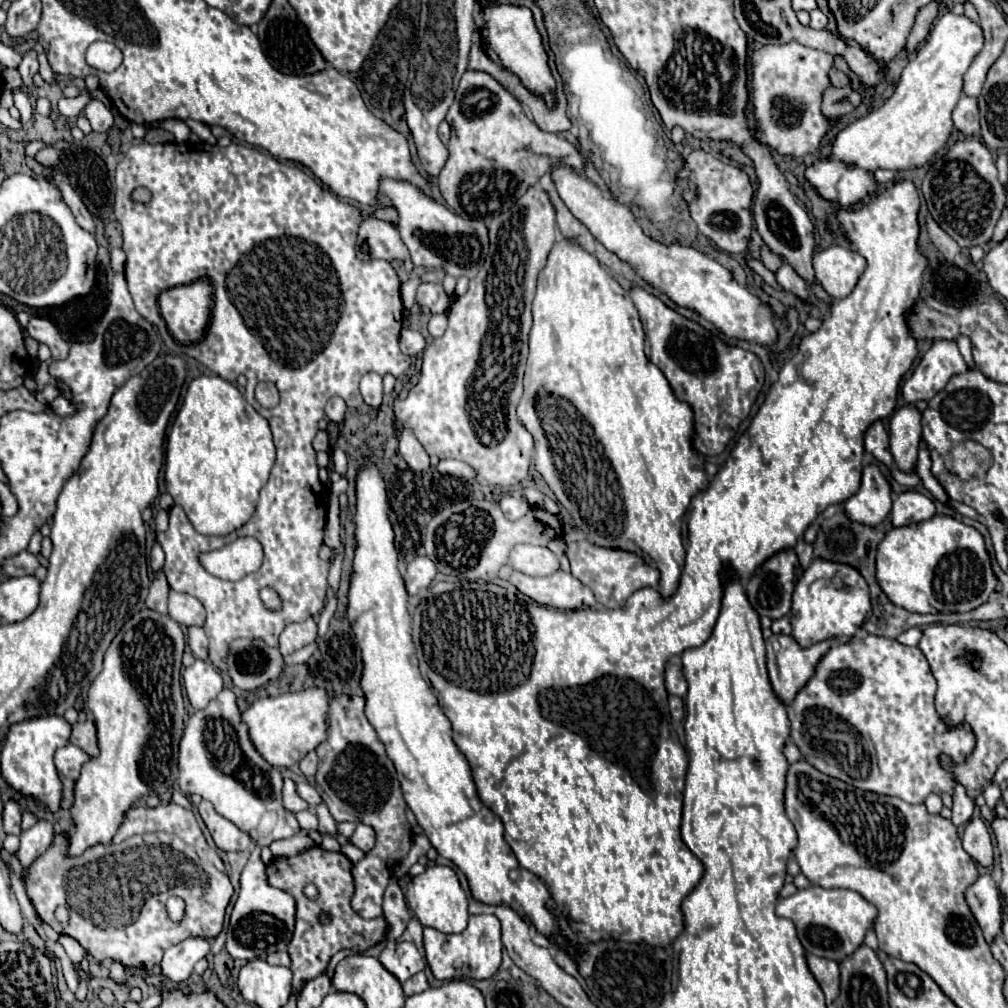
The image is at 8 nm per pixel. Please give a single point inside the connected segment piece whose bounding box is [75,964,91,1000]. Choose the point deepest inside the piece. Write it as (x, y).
(84, 978)

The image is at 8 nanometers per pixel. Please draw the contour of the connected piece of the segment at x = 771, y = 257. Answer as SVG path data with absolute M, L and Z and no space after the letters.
M765 244L761 246L761 262L763 262L771 272L777 272L777 270L781 268L781 264L783 264L783 262L781 262L781 258L777 258L775 254L771 254L771 252L769 252L769 248L767 248Z

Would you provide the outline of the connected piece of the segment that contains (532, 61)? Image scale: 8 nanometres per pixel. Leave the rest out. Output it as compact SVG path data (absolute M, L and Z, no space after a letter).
M485 6L483 8L483 30L487 36L489 48L499 56L503 66L517 74L521 82L533 90L535 94L543 96L549 106L553 106L553 90L555 90L555 80L551 76L551 70L547 66L547 54L541 46L541 34L535 28L533 16L527 8L517 8L517 6Z

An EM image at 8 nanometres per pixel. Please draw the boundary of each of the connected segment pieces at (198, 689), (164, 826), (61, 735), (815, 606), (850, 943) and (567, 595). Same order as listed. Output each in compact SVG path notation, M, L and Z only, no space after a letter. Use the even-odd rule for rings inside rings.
M195 660L195 664L183 672L183 686L191 706L203 710L223 690L221 672L207 660Z
M175 802L161 804L157 808L133 806L125 814L123 824L119 826L117 834L109 844L95 844L81 856L67 856L67 848L69 848L69 834L67 832L57 834L47 852L43 852L29 866L29 878L25 882L27 896L45 924L49 924L59 934L75 938L87 950L87 954L93 956L97 962L109 958L121 962L123 966L135 968L139 964L145 964L153 968L161 964L163 952L173 944L179 944L189 936L211 938L221 932L225 920L225 908L233 896L233 886L227 878L224 863L221 862L217 849L205 842L205 836L199 828L193 810L181 808ZM131 890L147 890L147 896L139 910L131 908ZM169 896L179 896L185 900L185 916L181 922L169 920L169 912L165 908ZM57 906L65 906L69 910L67 926L57 922L55 918Z
M41 716L35 720L23 720L19 724L11 724L1 752L3 778L11 784L11 788L21 796L39 798L51 812L57 812L61 802L61 780L53 764L53 752L59 746L69 744L69 734L71 724L63 716Z
M813 560L811 566L795 584L791 606L793 638L801 646L811 646L827 638L847 640L855 636L855 632L863 626L869 612L871 612L869 586L857 568L831 560Z
M811 886L807 890L799 890L789 898L781 898L775 912L777 916L793 920L799 940L809 954L835 962L851 956L851 952L863 944L865 932L873 928L873 920L877 918L877 908L869 904L861 894L853 890L825 890L821 886Z
M559 570L551 576L543 576L543 578L513 572L509 582L519 592L523 592L531 600L535 600L537 604L553 606L559 610L593 608L597 604L593 592L585 584L581 584L575 576L571 576L563 570Z

